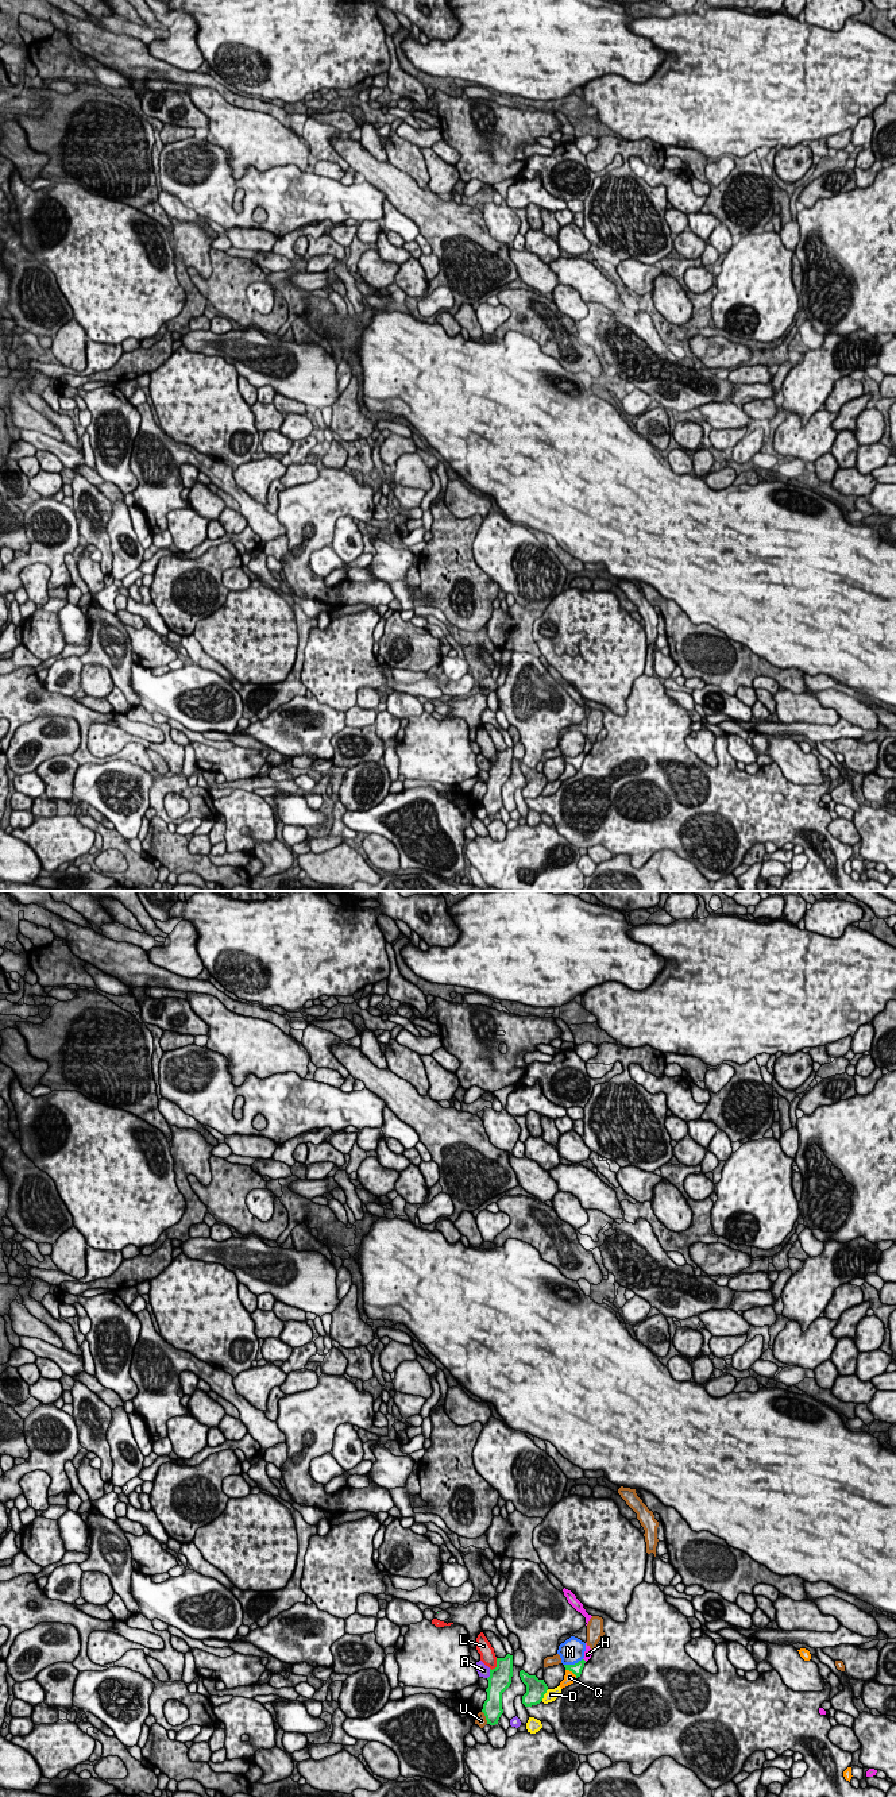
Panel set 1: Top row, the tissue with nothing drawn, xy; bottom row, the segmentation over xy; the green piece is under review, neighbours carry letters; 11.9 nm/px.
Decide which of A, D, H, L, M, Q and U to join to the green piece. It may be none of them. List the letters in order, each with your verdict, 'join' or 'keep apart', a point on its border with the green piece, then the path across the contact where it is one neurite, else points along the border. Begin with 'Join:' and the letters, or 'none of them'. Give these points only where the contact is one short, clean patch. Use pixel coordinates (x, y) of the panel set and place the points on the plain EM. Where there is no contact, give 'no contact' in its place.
Join: none of them
A: keep apart; meets green in xy at (490, 767)
D: keep apart; meets green in xy at (544, 786)
H: keep apart; no contact
L: keep apart; meets green in xy at (497, 758)
M: keep apart; meets green in xy at (572, 758)
Q: keep apart; meets green in xy at (571, 763)
U: keep apart; meets green in xy at (486, 810)

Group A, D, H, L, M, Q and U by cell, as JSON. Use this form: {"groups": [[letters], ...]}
{"groups": [["A"], ["D"], ["H"], ["L"], ["M"], ["Q"], ["U"]]}

